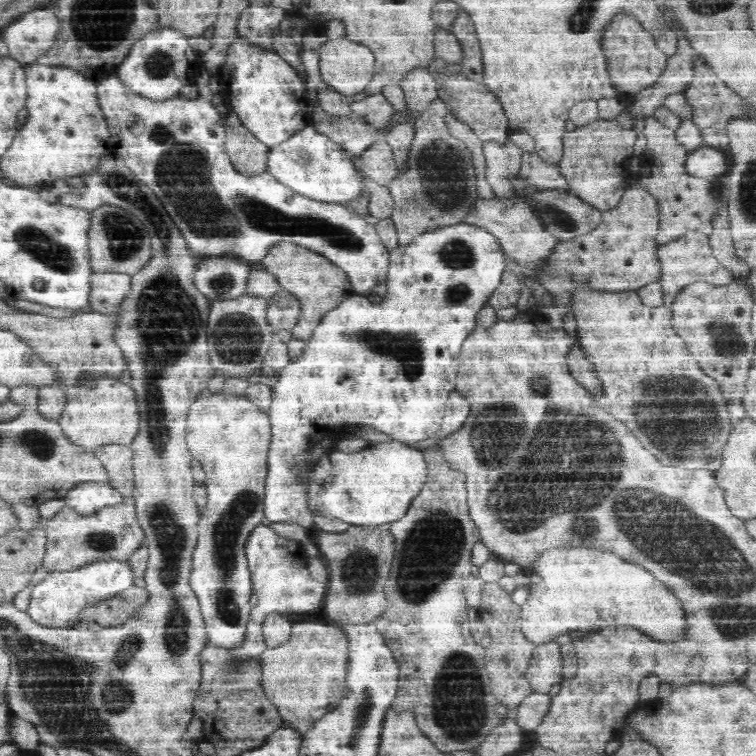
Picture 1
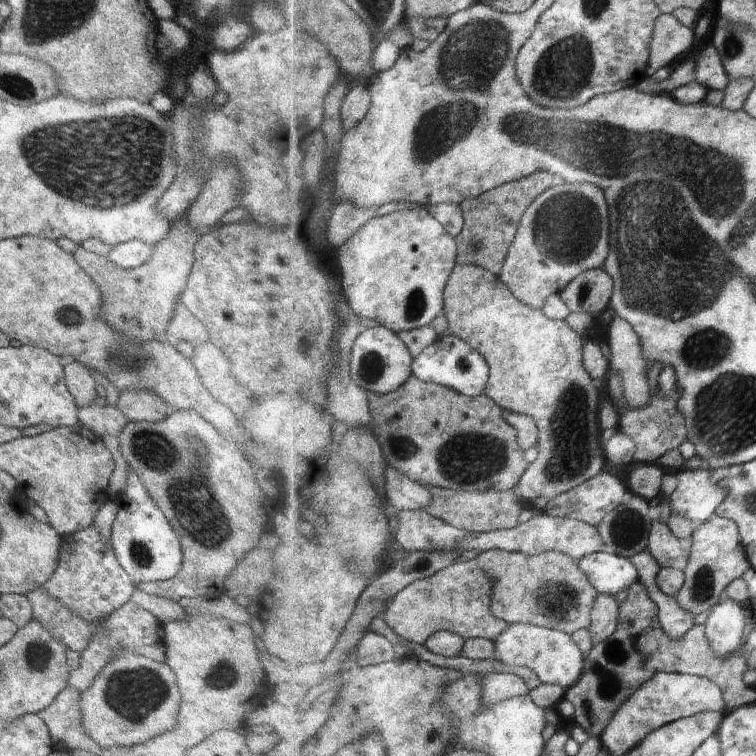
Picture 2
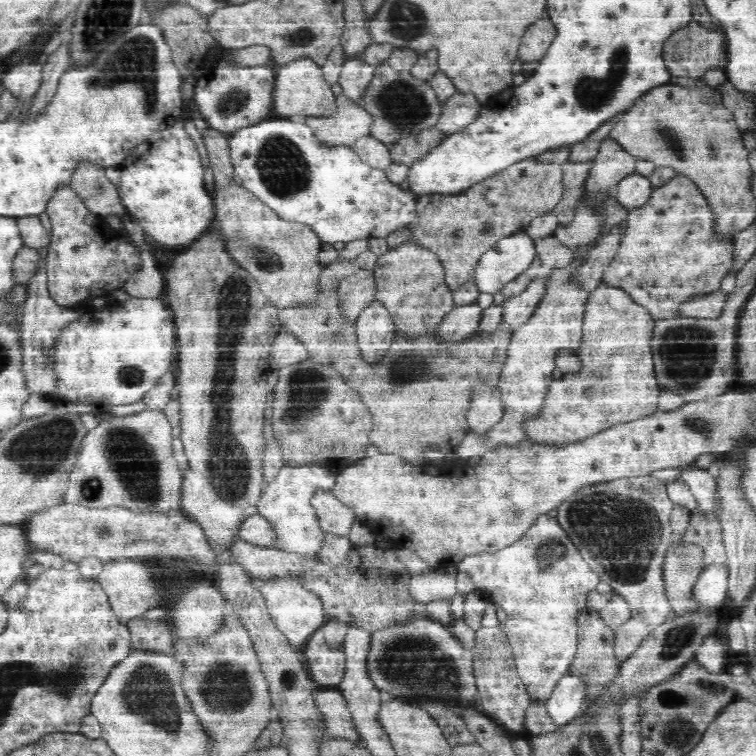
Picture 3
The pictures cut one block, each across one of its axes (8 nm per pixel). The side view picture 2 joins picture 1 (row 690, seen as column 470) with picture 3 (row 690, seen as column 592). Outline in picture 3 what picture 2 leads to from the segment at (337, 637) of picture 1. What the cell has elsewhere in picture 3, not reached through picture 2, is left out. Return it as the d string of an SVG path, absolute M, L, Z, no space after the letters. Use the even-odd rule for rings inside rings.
M419 606L412 608L406 619L370 632L371 640L366 654L367 680L378 693L392 696L408 704L418 700L440 701L461 708L477 708L478 685L475 670L476 651L454 637L451 629L428 617Z

